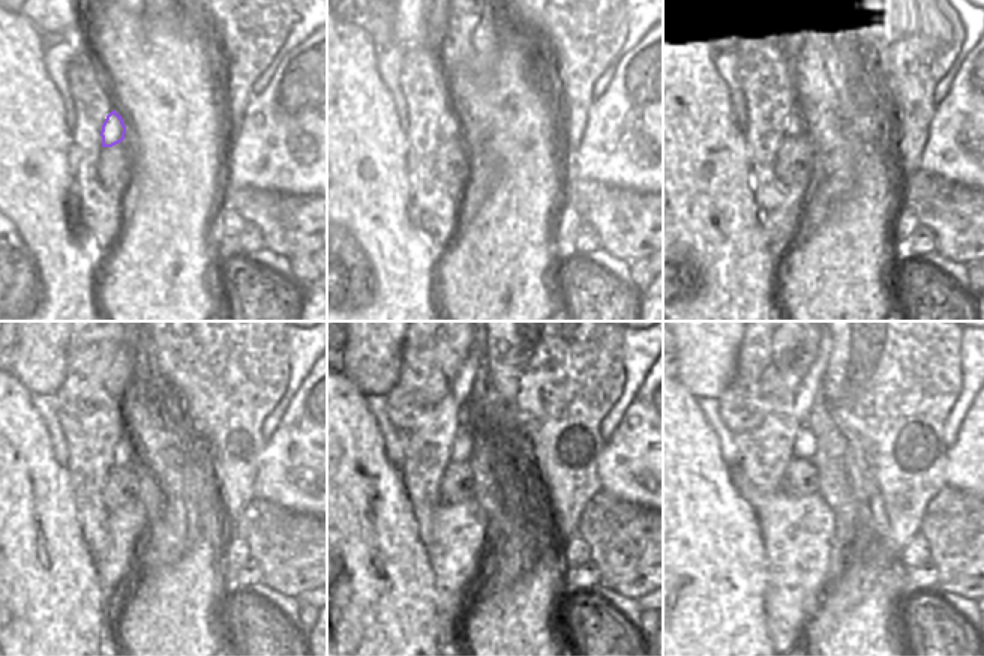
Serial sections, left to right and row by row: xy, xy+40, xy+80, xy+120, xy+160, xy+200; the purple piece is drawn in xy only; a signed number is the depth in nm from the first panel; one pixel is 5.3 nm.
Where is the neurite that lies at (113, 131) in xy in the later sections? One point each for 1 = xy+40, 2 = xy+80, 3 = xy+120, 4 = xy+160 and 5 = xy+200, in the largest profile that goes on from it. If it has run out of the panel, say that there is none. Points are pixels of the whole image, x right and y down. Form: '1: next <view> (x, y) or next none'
1: next xy+40 (449, 126)
2: next xy+80 (795, 120)
3: next xy+120 (126, 448)
4: next xy+160 (462, 448)
5: next xy+200 (804, 448)

